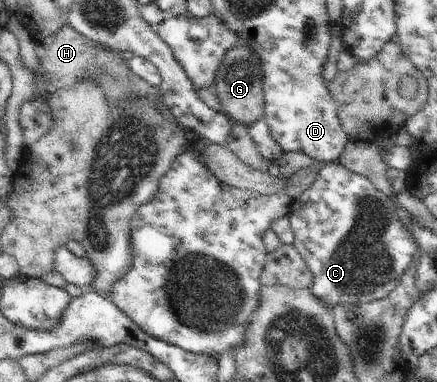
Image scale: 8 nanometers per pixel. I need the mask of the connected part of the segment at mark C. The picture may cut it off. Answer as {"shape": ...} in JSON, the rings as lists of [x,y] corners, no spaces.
{"shape":[[[338,160],[321,168],[314,184],[295,198],[284,221],[293,230],[292,244],[313,273],[309,292],[329,308],[338,304],[365,304],[387,296],[399,284],[411,262],[419,261],[421,254],[415,237],[401,224],[391,197],[378,190],[365,176],[345,168]]]}

